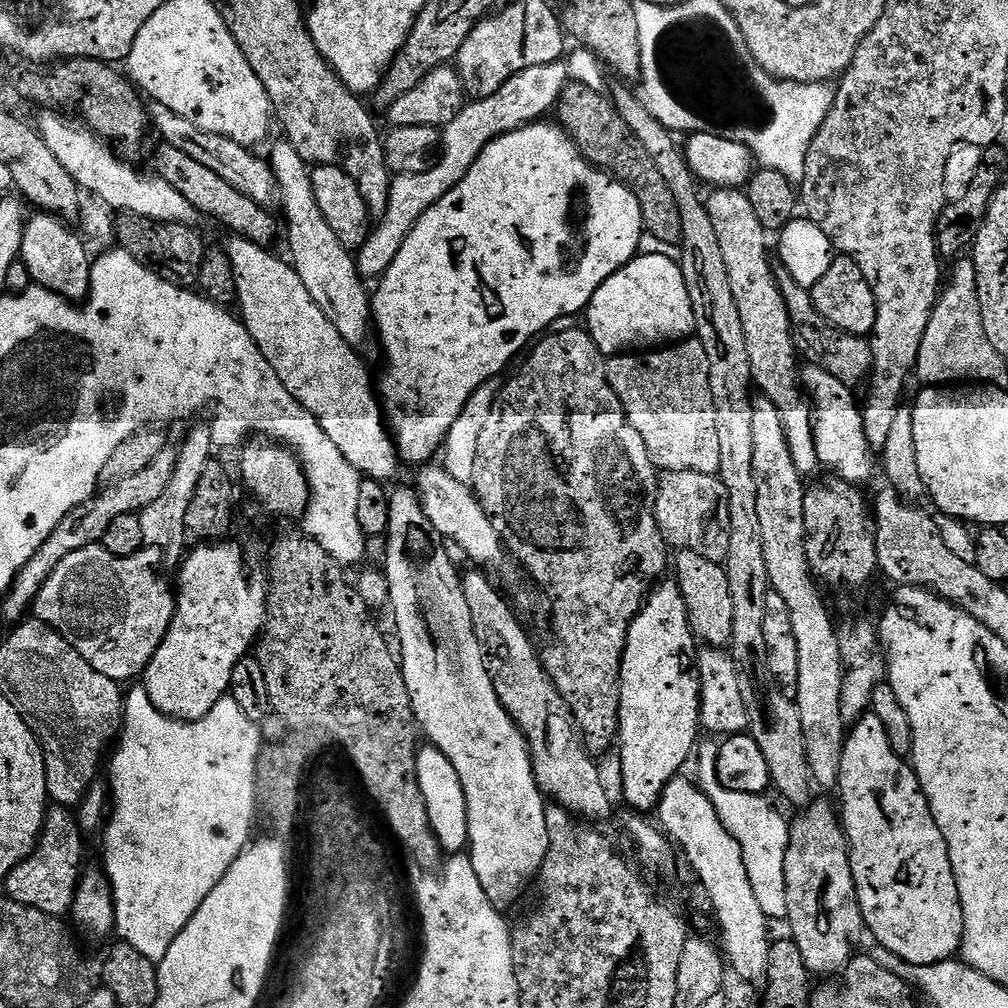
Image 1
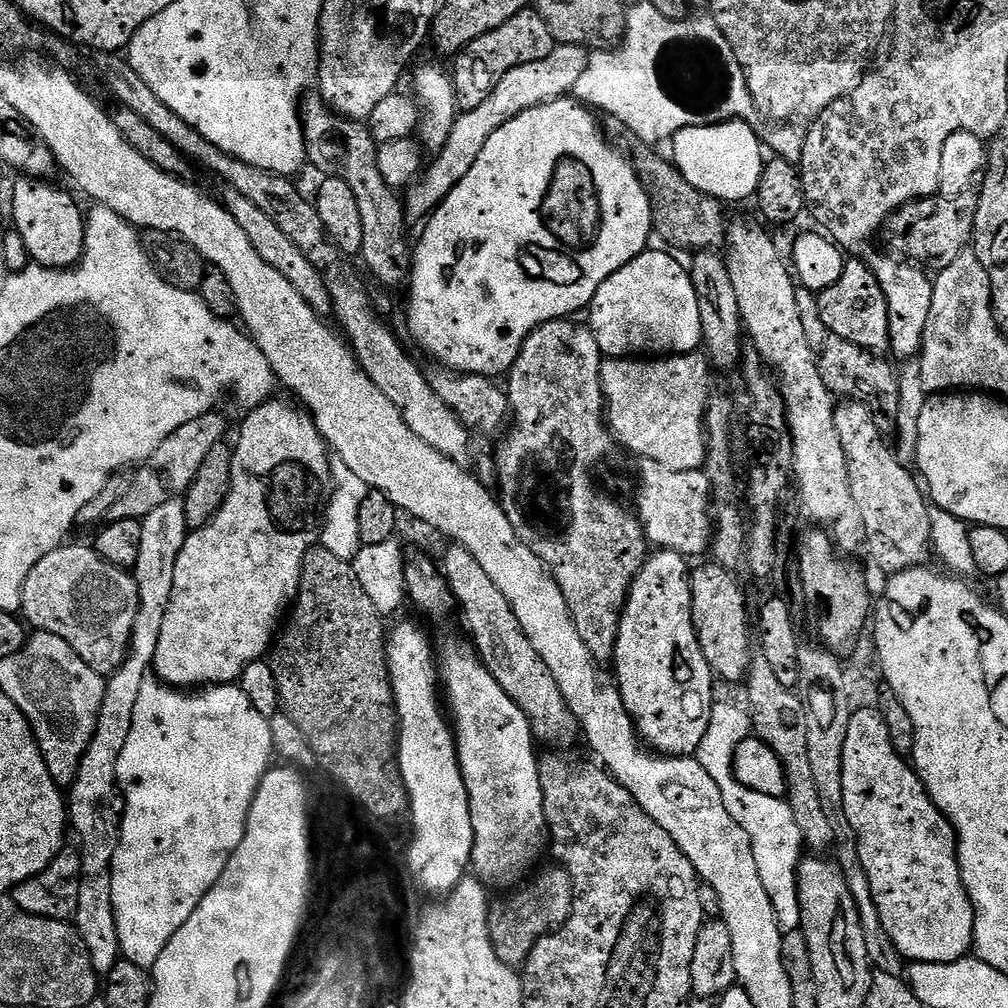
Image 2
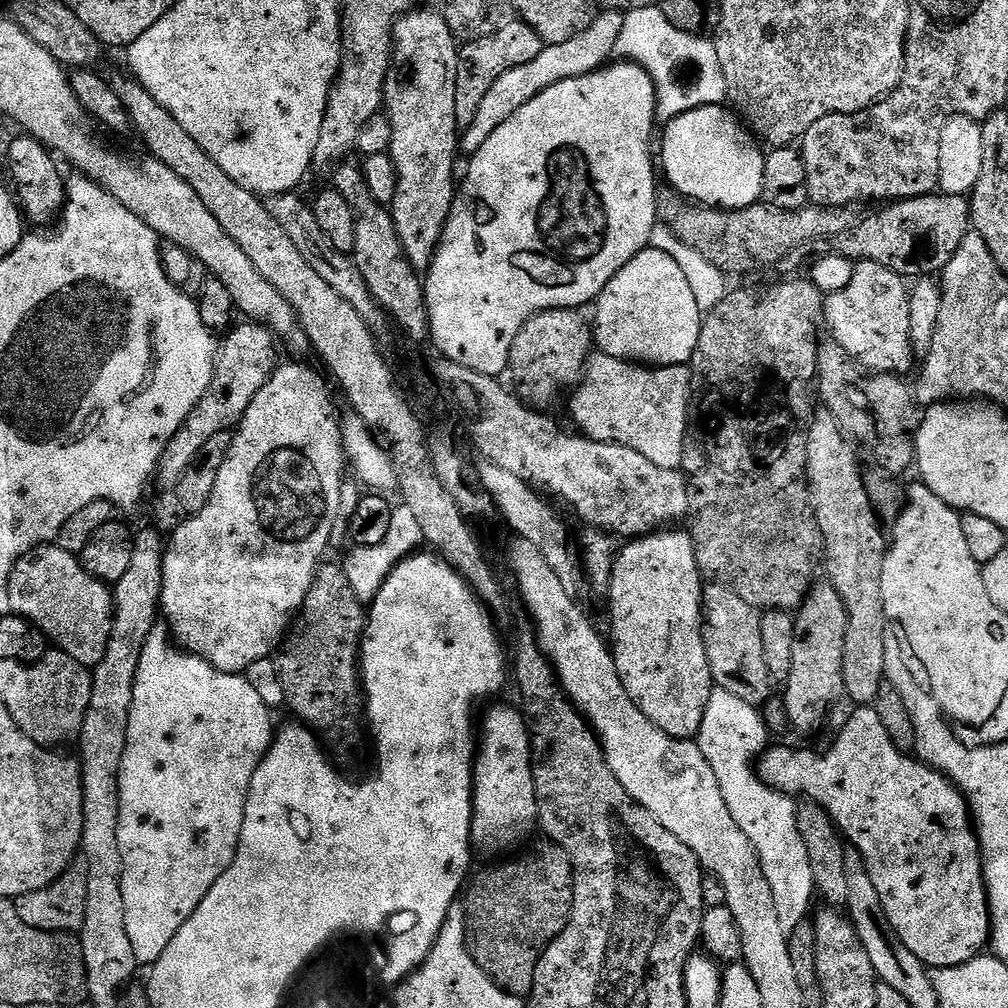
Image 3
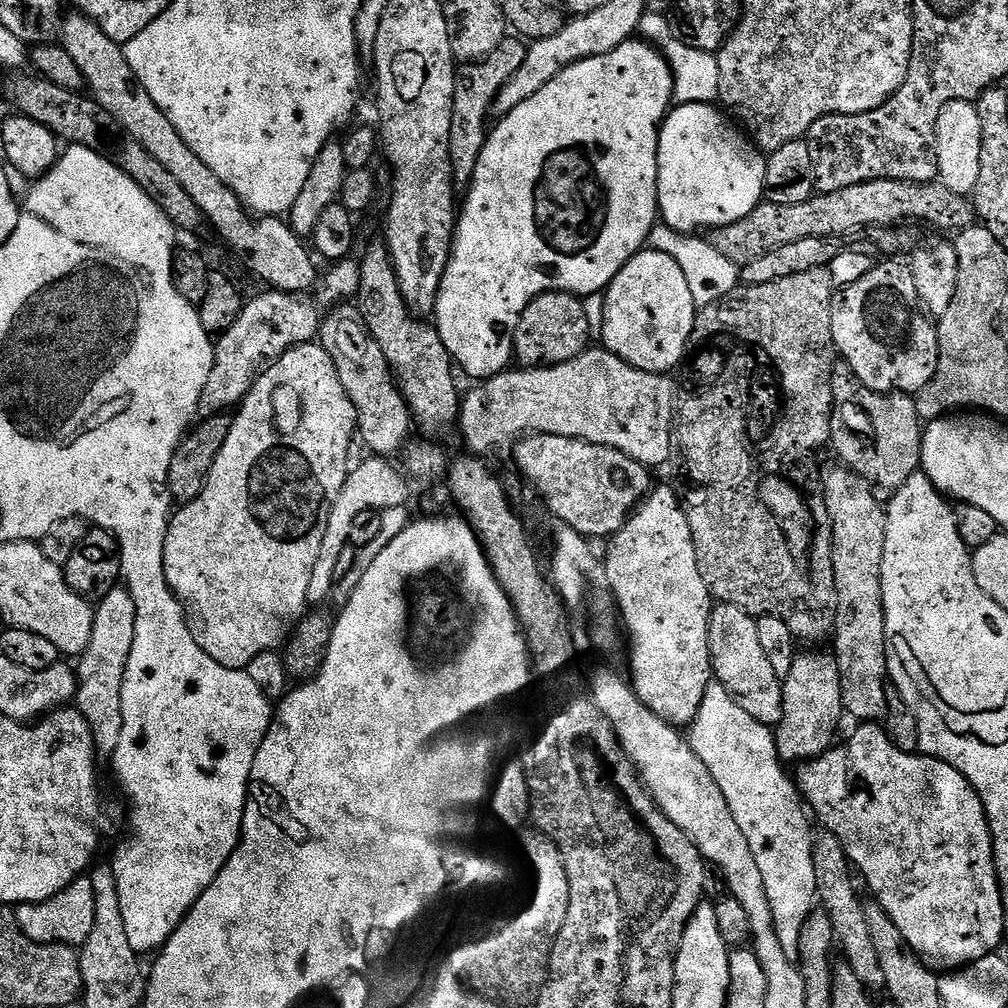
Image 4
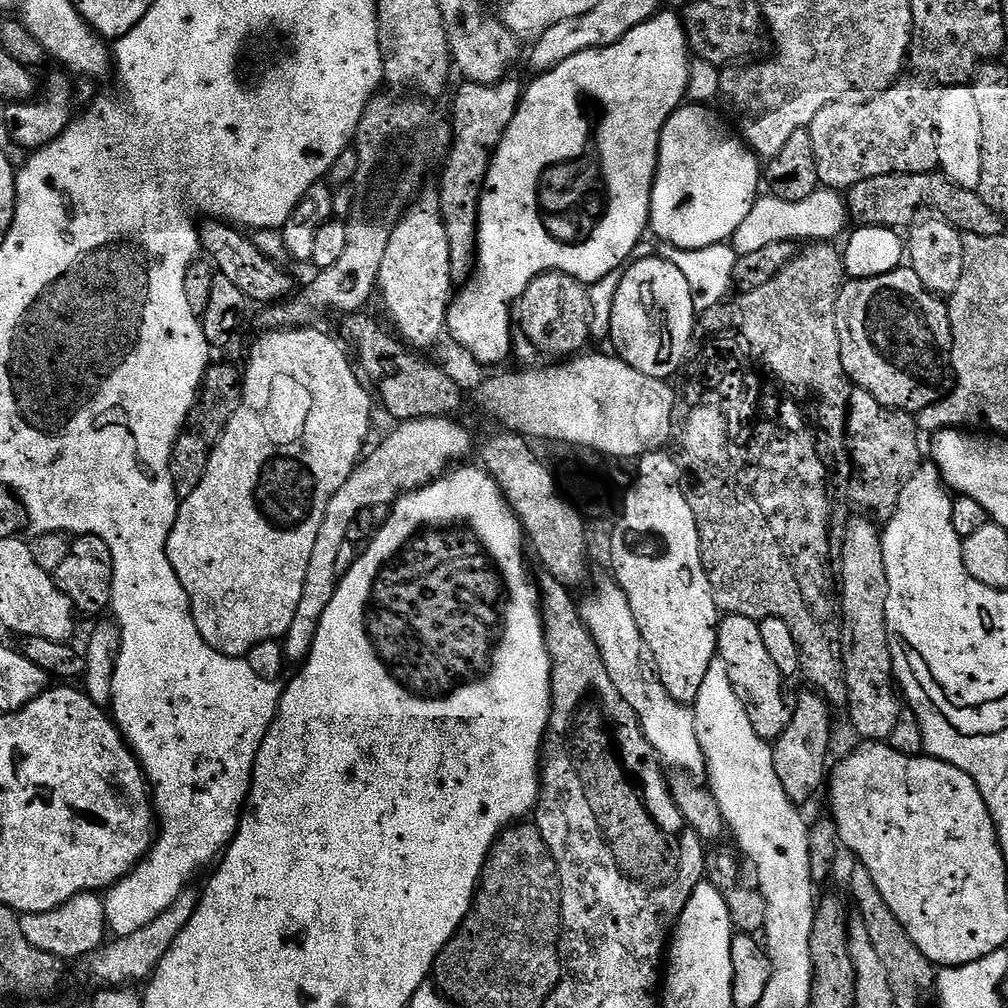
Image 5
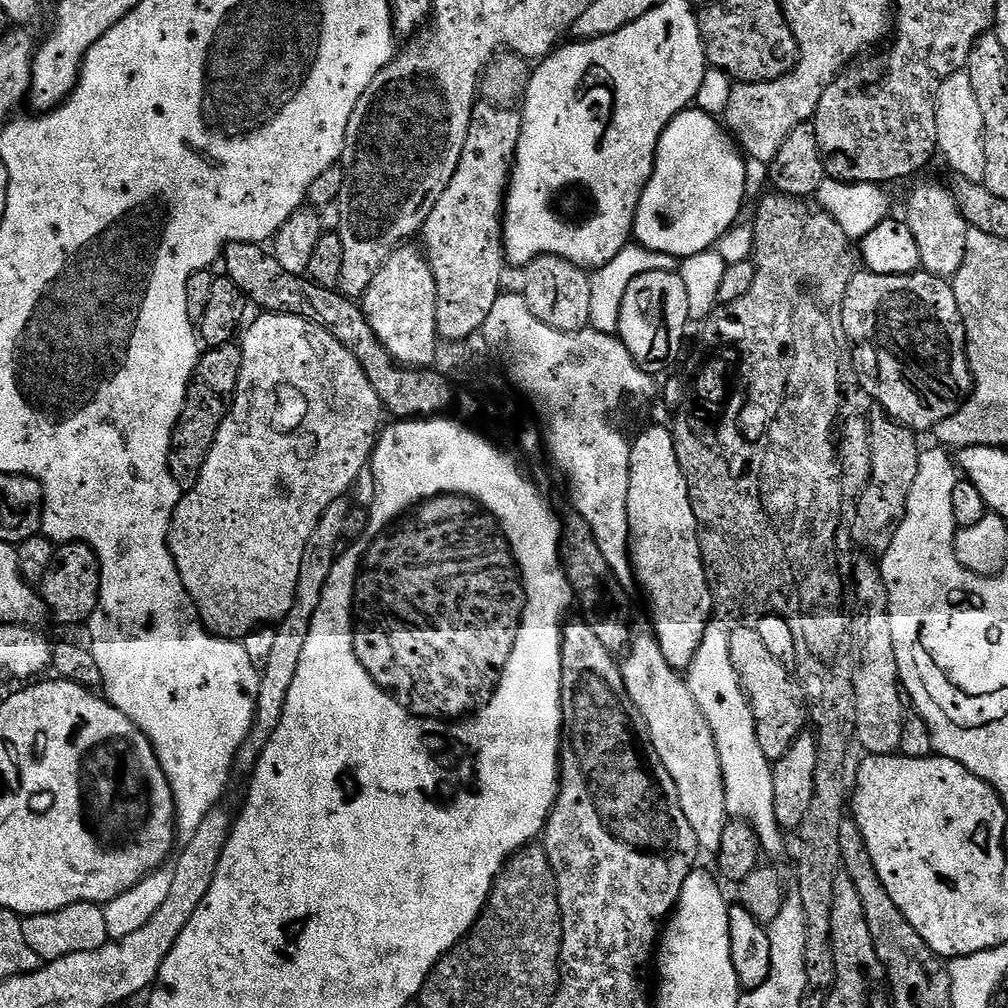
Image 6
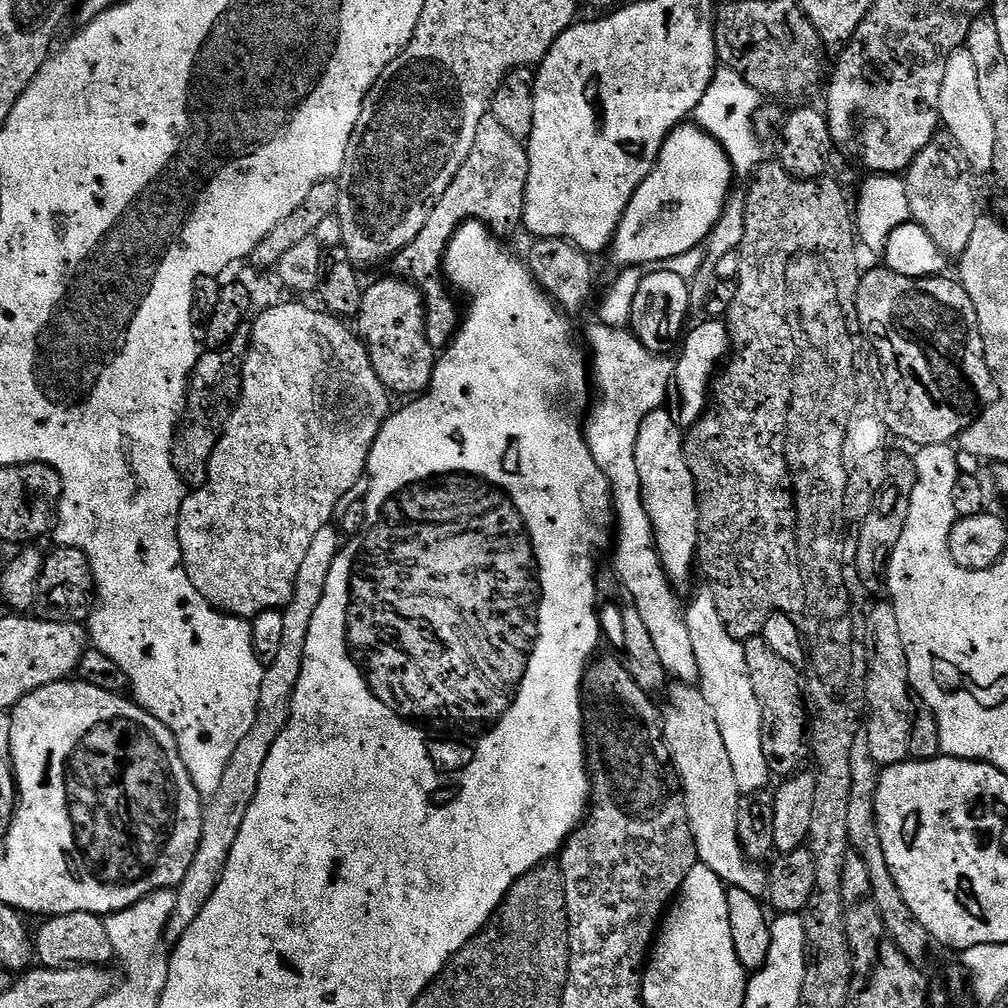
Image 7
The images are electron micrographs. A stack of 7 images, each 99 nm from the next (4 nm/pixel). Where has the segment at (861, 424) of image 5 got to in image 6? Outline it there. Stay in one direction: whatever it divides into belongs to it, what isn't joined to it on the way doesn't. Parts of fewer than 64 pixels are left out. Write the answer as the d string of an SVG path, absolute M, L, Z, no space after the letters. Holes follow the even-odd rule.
M883 418L884 420L873 419L870 424L872 434L872 478L864 495L861 496L856 503L856 518L852 529L852 540L855 547L865 548L865 553L883 554L890 550L890 546L896 537L896 528L904 521L906 514L906 506L910 498L910 490L914 486L914 478L918 478L918 462L920 461L920 453L922 444L919 444L917 433L907 428L905 424L898 424L891 418Z

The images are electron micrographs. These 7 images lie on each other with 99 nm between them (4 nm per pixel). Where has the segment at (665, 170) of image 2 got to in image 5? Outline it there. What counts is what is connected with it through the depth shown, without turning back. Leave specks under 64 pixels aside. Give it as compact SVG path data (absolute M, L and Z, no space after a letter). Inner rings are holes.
M939 170L922 174L890 174L882 178L866 178L847 189L846 207L849 217L865 228L904 230L921 215L919 212L923 208L933 208L936 211L933 213L939 219L948 220L962 234L978 234L982 238L990 238L1003 236L1006 232L1005 220L994 210L990 210L990 206L982 202L977 192L950 182L950 178L946 178Z

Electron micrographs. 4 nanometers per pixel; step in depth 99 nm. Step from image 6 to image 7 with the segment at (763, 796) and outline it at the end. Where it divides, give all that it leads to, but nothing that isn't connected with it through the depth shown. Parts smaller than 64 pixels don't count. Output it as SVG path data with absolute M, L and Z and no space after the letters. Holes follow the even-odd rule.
M706 582L700 583L693 592L683 618L690 633L690 642L693 643L698 687L710 710L714 710L714 718L718 722L718 730L722 730L722 742L726 742L726 754L730 754L730 766L734 766L734 774L741 778L767 777L766 754L762 754L762 710L758 706L758 698L754 698L754 686L750 686L744 645L726 630L714 603L713 591Z

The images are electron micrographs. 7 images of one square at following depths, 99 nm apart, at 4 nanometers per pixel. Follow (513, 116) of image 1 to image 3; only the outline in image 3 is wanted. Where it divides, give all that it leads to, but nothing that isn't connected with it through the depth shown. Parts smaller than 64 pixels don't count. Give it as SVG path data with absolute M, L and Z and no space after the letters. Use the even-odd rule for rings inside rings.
M604 12L593 19L592 24L582 30L582 34L574 34L570 42L561 44L550 44L545 46L542 54L534 58L534 62L525 62L522 66L514 66L514 70L506 70L494 86L490 86L490 91L486 93L486 98L482 98L482 106L478 106L478 114L474 114L474 122L463 129L462 132L462 152L465 157L471 158L475 152L482 150L482 145L486 143L486 138L506 122L513 114L518 114L530 98L542 94L550 86L562 82L566 78L578 78L591 72L597 71L613 59L616 47L618 46L618 34L622 34L625 13Z

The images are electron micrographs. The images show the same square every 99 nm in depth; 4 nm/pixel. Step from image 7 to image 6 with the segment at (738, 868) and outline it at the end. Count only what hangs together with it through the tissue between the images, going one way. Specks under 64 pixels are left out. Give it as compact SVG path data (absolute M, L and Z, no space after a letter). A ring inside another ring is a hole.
M648 630L631 633L630 647L620 660L620 673L644 731L658 758L662 758L662 766L670 770L674 786L678 786L678 802L694 830L697 845L703 851L705 848L710 854L716 854L722 846L723 830L730 821L726 786L714 734L698 702L694 702L694 694L690 694L687 679L666 662L666 654L662 654L655 635Z

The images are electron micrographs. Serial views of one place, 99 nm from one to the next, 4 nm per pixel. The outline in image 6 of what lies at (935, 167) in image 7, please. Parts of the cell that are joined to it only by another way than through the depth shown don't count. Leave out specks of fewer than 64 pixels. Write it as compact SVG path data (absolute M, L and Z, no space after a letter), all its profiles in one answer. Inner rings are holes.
M928 180L920 184L908 196L908 216L906 223L914 242L918 242L920 268L932 276L955 278L962 270L962 258L966 258L966 234L968 223L961 214L958 202L952 196L951 187Z

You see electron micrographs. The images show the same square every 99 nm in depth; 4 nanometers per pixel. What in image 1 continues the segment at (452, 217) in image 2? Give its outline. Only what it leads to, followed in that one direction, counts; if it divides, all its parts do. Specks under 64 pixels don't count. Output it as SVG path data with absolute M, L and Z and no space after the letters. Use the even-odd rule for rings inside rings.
M548 122L527 124L525 128L507 132L504 136L491 140L474 162L474 166L470 166L466 178L462 178L462 182L458 182L458 186L454 186L450 194L434 202L434 206L430 206L430 210L426 210L422 218L418 218L414 230L406 234L406 242L402 242L402 250L398 250L394 262L390 262L383 276L379 277L380 289L371 297L372 322L375 335L378 340L380 336L380 344L384 347L388 369L385 370L384 377L378 380L378 399L398 455L405 465L427 465L431 461L428 459L436 451L437 455L445 447L454 422L458 422L458 416L462 414L474 390L478 390L478 386L482 386L487 380L497 379L501 375L499 372L520 351L523 353L537 337L547 333L553 327L551 324L555 320L560 320L563 316L572 316L575 312L583 313L594 298L598 286L602 286L606 278L613 276L619 268L629 264L637 255L640 236L645 231L642 210L638 206L638 198L634 198L632 189L615 180L601 168L595 168L576 149L576 145L568 139L568 133L563 128L555 123L552 123L553 125L544 123Z

